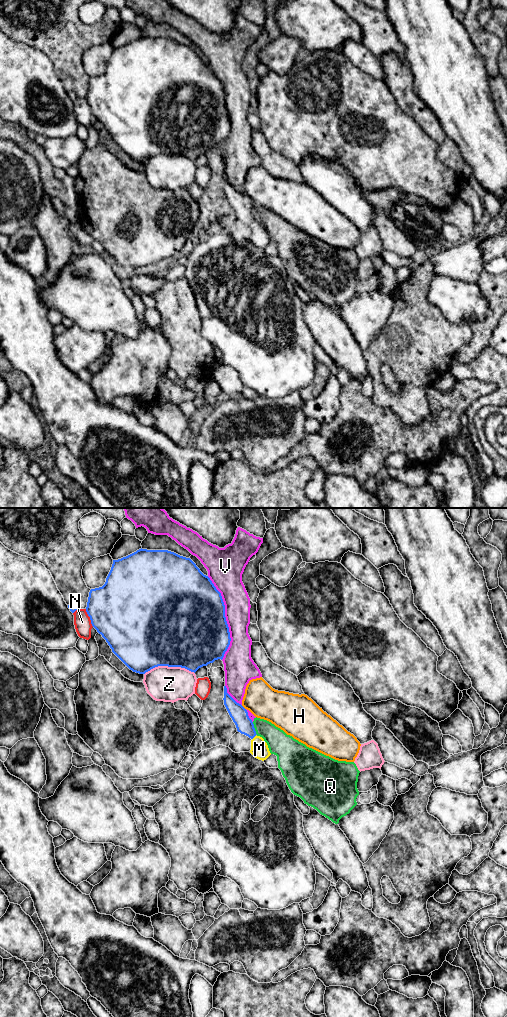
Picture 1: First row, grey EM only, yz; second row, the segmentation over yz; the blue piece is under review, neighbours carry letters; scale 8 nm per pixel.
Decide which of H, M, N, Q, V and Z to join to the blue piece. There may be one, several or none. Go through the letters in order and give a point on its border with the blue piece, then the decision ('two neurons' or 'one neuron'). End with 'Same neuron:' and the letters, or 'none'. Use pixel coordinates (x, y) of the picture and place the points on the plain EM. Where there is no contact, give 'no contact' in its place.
H: meets blue in yz at (243, 195); two neurons
M: meets blue in yz at (254, 224); one neuron
N: meets blue in yz at (90, 106); two neurons
Q: meets blue in yz at (254, 216); two neurons
V: meets blue in yz at (225, 106); two neurons
Z: meets blue in yz at (169, 154); two neurons
Same neuron: M

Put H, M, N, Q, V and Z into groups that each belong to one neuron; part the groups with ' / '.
H / M / N / Q / V / Z

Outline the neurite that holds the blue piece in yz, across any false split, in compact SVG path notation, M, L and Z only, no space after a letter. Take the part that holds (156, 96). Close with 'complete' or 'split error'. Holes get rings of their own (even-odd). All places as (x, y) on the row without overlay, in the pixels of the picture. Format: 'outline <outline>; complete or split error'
outline M141 36L113 48L105 72L90 78L86 100L92 114L106 128L112 140L130 158L139 162L158 154L181 155L195 161L215 148L222 148L231 129L221 81L190 46L168 38Z; complete

